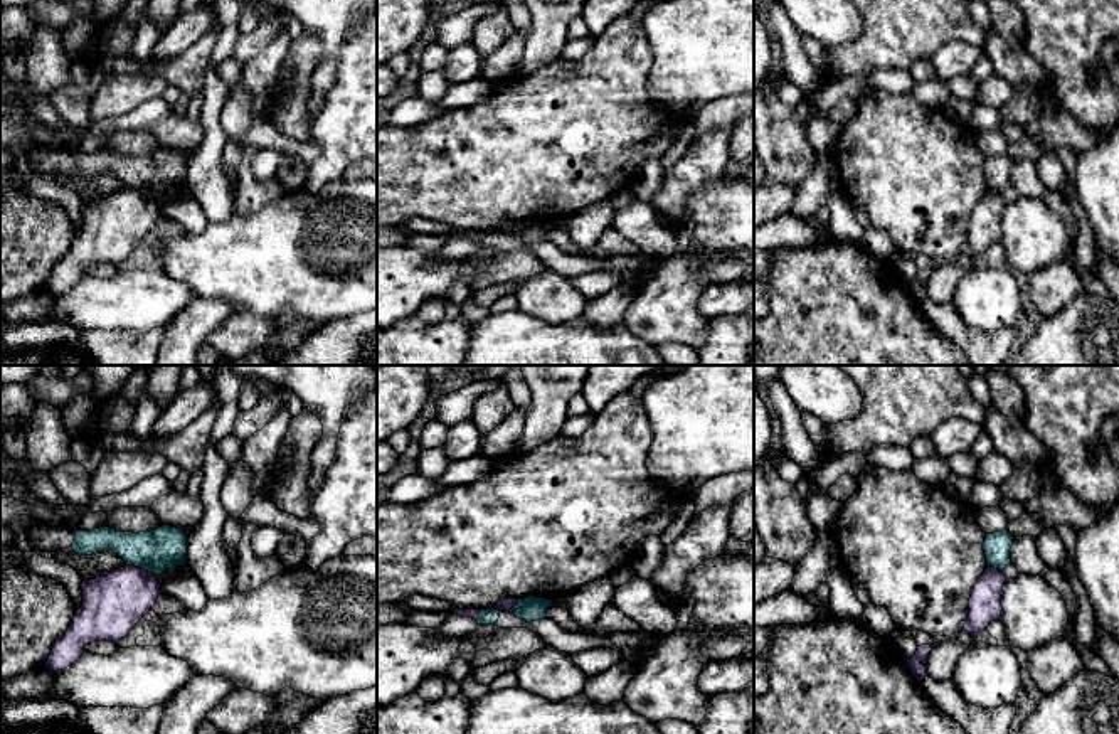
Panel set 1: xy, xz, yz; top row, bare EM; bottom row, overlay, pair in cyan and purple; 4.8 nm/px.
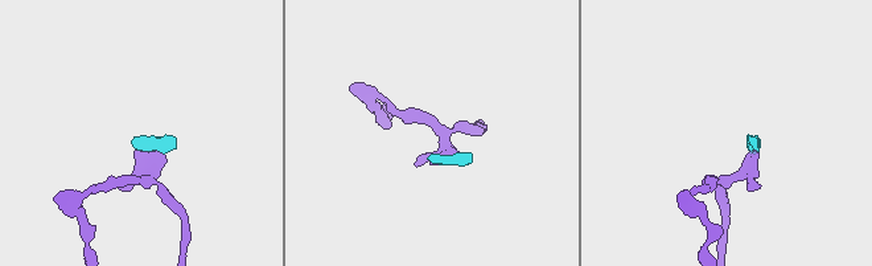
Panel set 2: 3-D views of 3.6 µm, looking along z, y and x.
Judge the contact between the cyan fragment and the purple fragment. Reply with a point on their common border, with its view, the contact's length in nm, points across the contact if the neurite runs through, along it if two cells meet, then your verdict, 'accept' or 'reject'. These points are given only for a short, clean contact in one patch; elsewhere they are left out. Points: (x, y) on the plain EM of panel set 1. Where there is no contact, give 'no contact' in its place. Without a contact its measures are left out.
meets cyan in xy at (142, 191); contact 160 nm long; border along xy (127, 187), (143, 191), (157, 199); reject

